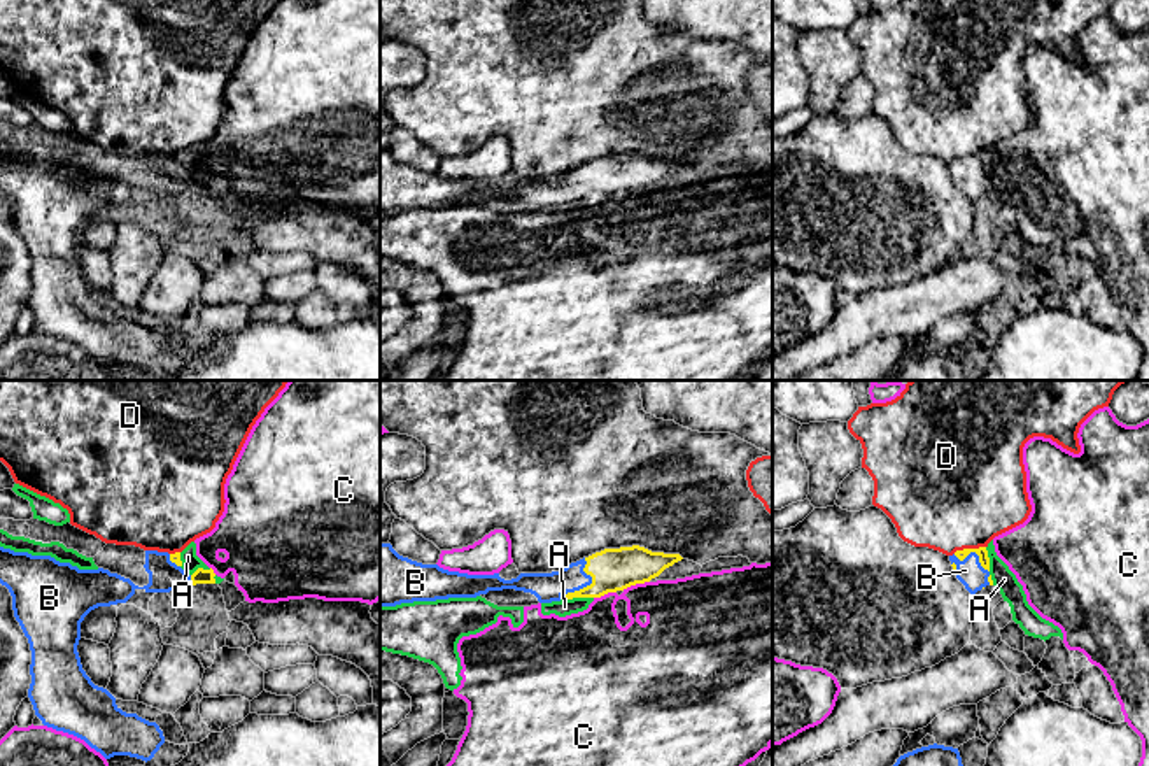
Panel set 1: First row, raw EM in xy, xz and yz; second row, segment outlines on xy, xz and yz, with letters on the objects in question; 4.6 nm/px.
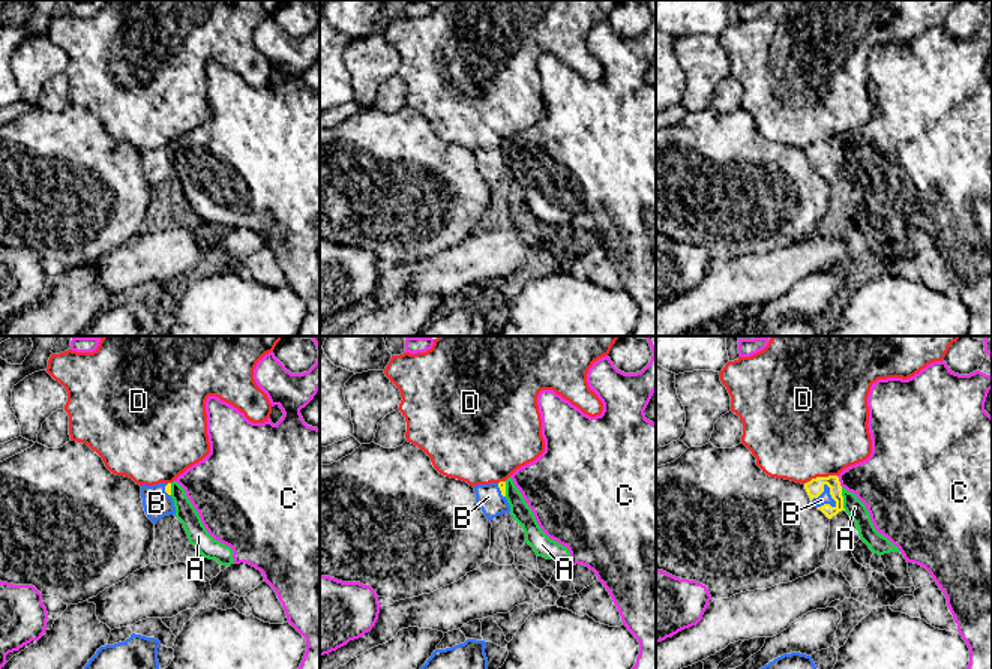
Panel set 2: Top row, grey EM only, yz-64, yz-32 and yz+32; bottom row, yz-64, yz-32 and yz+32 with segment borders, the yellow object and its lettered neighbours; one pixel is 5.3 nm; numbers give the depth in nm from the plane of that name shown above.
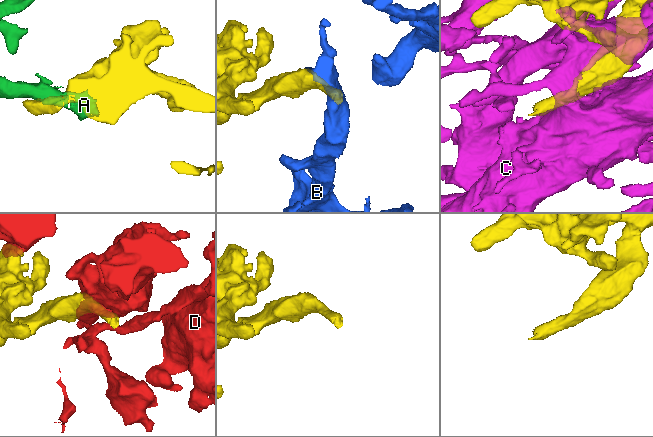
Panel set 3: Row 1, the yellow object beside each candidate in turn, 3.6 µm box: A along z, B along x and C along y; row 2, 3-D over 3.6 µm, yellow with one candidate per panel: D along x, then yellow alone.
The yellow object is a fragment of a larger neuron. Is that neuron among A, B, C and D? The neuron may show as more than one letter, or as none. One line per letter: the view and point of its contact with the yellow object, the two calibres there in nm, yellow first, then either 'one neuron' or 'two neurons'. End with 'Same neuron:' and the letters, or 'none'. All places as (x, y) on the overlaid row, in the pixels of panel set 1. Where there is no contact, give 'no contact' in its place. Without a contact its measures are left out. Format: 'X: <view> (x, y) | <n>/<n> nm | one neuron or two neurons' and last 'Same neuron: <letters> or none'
A: xz (577, 596) | 200/80 nm | two neurons
B: xz (587, 586) | 200/140 nm | one neuron
C: xz (634, 584) | 200/320 nm | two neurons
D: yz (969, 549) | 50/480 nm | two neurons
Same neuron: B

